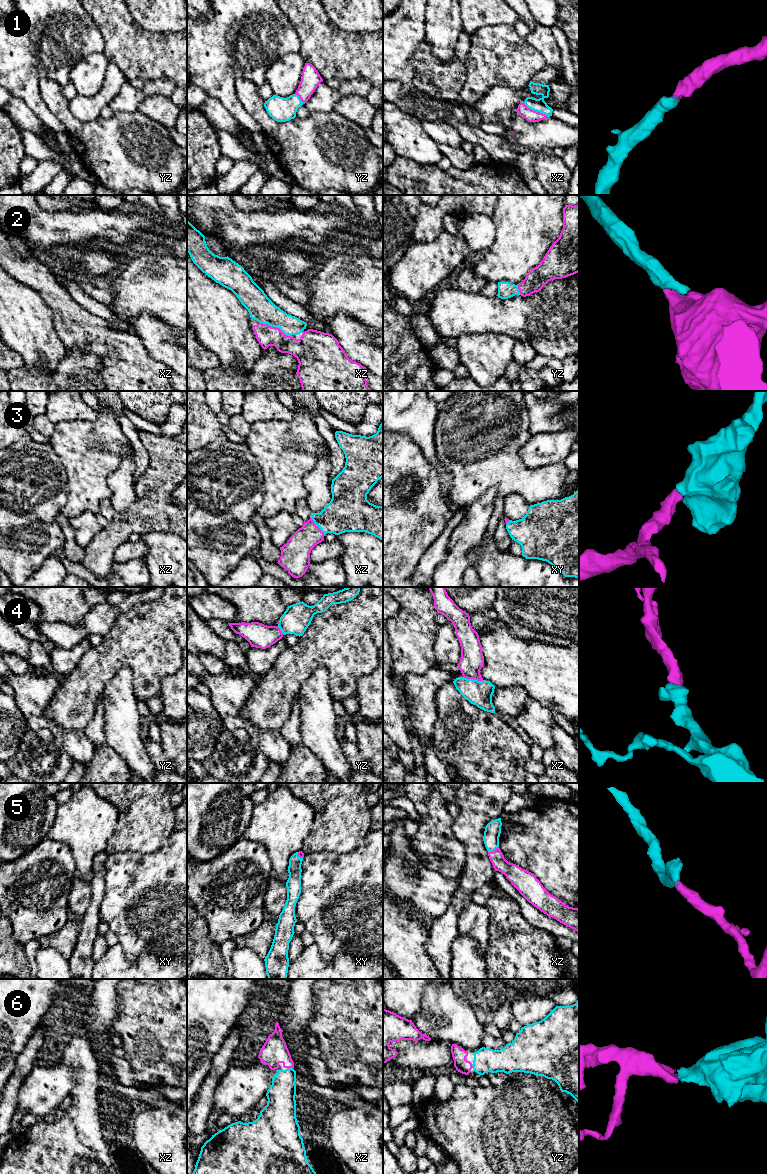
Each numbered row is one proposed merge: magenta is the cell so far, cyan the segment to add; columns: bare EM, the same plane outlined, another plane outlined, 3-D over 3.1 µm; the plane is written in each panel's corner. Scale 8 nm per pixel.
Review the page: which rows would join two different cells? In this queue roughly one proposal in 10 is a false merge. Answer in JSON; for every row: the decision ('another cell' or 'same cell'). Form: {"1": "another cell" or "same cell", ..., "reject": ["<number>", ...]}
{"1": "same cell", "2": "same cell", "3": "same cell", "4": "same cell", "5": "same cell", "6": "same cell", "reject": []}

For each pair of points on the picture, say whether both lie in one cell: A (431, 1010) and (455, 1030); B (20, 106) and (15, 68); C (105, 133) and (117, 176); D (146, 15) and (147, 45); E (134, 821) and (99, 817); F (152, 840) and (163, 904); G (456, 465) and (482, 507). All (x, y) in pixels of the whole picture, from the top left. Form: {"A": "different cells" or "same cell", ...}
{"A": "same cell", "B": "different cells", "C": "same cell", "D": "different cells", "E": "different cells", "F": "different cells", "G": "different cells"}

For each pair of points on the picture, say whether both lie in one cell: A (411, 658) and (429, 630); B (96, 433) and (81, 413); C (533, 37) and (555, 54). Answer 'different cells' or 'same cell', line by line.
A: same cell
B: different cells
C: same cell

